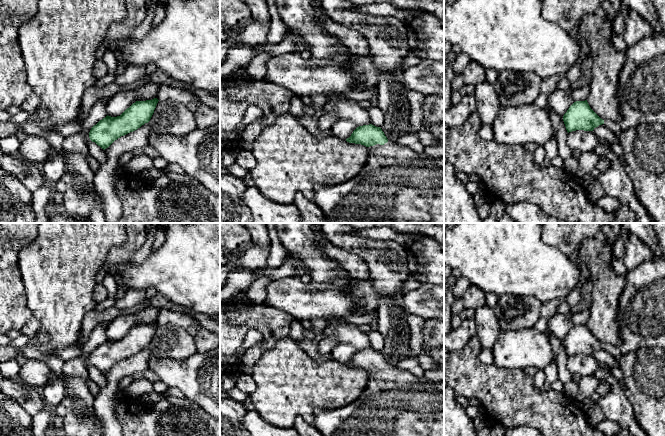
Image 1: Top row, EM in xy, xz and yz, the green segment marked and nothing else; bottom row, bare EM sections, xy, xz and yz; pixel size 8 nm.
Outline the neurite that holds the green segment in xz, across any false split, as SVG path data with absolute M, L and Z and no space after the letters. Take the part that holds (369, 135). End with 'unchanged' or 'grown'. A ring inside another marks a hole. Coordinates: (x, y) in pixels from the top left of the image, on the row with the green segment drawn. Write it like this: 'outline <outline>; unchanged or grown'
outline M357 127L346 139L368 148L368 159L354 178L335 186L316 185L314 202L325 216L325 223L444 223L444 158L430 158L389 141L380 127Z; grown

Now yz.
outline M657 33L642 38L626 50L626 61L620 72L618 101L621 120L617 122L601 119L589 106L587 100L574 102L563 116L567 132L576 130L593 131L605 124L614 133L635 130L640 124L658 123L665 127L665 36Z; grown

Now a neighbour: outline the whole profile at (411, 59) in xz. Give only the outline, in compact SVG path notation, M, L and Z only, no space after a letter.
M410 51L409 54L404 58L403 69L415 66L420 62L421 62L420 58Z

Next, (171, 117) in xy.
M173 100L158 101L148 123L151 131L158 134L185 135L197 128L194 113Z

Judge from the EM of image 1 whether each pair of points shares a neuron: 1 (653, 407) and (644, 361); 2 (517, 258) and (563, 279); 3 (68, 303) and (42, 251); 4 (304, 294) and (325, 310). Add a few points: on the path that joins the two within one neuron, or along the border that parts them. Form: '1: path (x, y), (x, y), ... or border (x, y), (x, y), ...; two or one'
1: path (653, 396), (653, 377), (651, 372); one
2: path (528, 266), (552, 275); one
3: path (59, 290), (59, 268), (55, 264); one
4: path (309, 299), (315, 300), (320, 305); one

